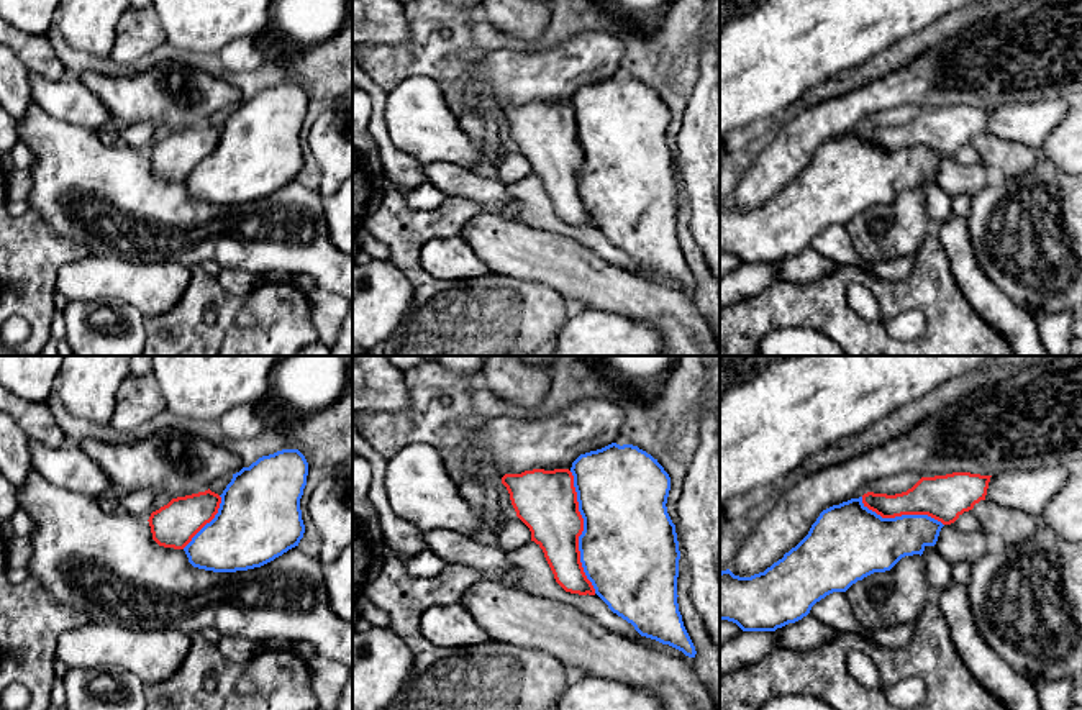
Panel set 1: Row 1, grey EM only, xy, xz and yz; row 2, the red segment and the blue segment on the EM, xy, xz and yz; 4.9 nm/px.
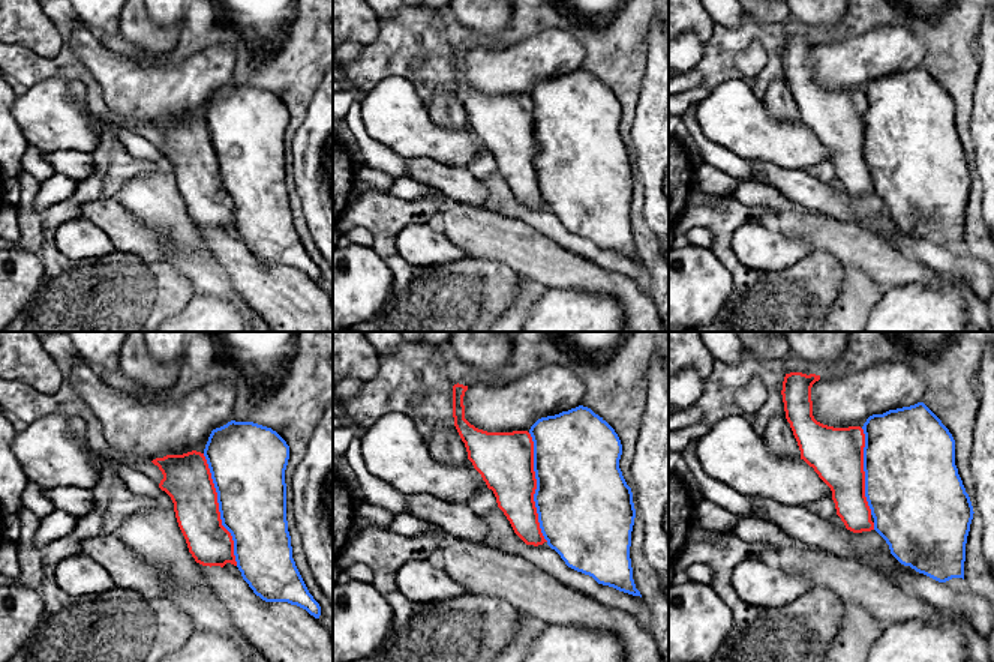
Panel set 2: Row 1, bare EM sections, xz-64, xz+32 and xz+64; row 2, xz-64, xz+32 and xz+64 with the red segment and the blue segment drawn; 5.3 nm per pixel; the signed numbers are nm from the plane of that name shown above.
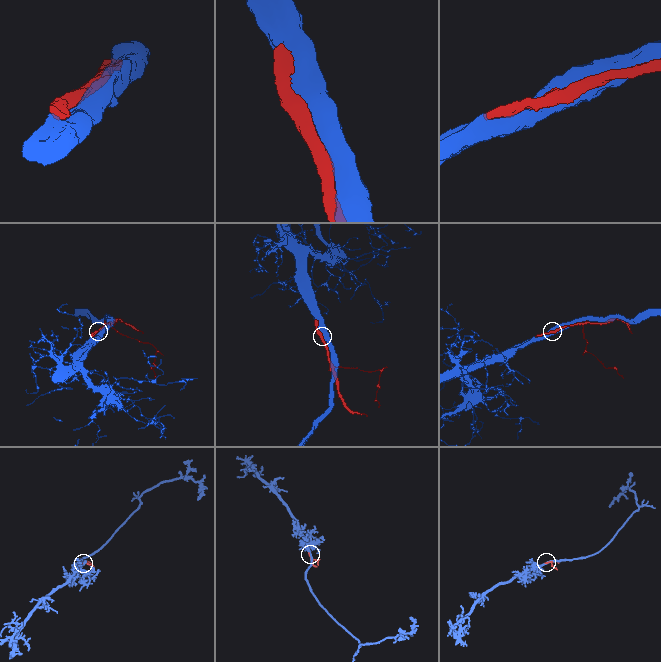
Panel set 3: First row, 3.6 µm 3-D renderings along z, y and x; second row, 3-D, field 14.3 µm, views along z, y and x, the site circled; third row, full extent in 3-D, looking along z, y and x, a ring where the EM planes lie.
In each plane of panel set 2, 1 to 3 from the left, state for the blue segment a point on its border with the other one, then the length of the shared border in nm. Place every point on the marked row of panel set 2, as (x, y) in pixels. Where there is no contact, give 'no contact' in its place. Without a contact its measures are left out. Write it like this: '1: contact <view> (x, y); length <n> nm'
1: contact xz-64 (218, 509); length 650 nm
2: contact xz+32 (535, 487); length 600 nm
3: contact xz+64 (864, 472); length 460 nm

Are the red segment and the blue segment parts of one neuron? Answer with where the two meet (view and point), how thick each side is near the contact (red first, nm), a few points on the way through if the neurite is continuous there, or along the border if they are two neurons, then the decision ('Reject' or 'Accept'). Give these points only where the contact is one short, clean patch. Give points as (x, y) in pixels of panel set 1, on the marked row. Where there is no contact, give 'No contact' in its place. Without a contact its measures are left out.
Touches red at xz (582, 530). Thickness 300 nm (red) against 480 nm. Accept

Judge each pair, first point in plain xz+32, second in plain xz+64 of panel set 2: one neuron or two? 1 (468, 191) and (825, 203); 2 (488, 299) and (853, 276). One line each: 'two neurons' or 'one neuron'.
1: one neuron
2: two neurons

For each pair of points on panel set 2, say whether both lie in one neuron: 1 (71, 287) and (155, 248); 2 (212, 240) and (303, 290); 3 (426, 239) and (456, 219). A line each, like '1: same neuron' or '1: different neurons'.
1: different neurons
2: same neuron
3: different neurons

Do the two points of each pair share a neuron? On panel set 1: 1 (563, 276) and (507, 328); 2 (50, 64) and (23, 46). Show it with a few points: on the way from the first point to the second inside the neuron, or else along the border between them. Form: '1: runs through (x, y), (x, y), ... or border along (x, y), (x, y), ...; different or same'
1: border along (512, 277), (545, 282), (569, 302); different
2: runs through (43, 61), (30, 50); same

